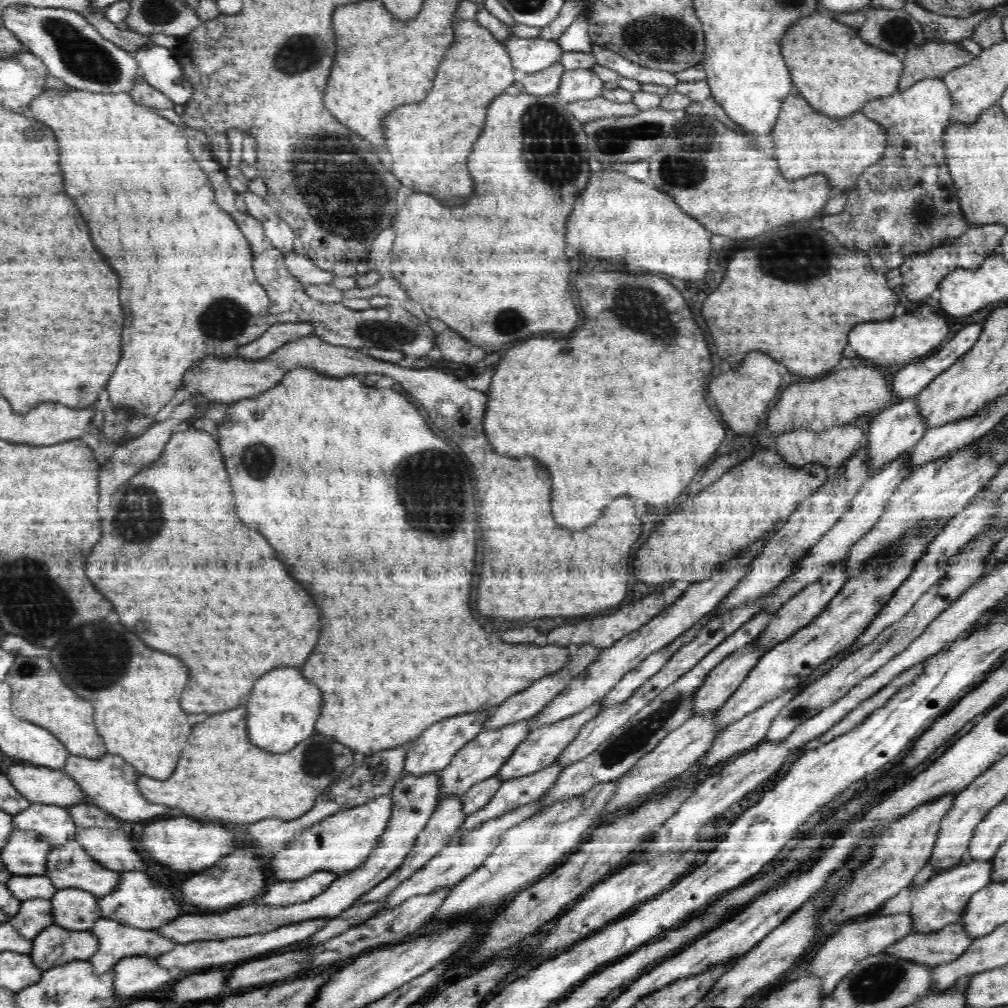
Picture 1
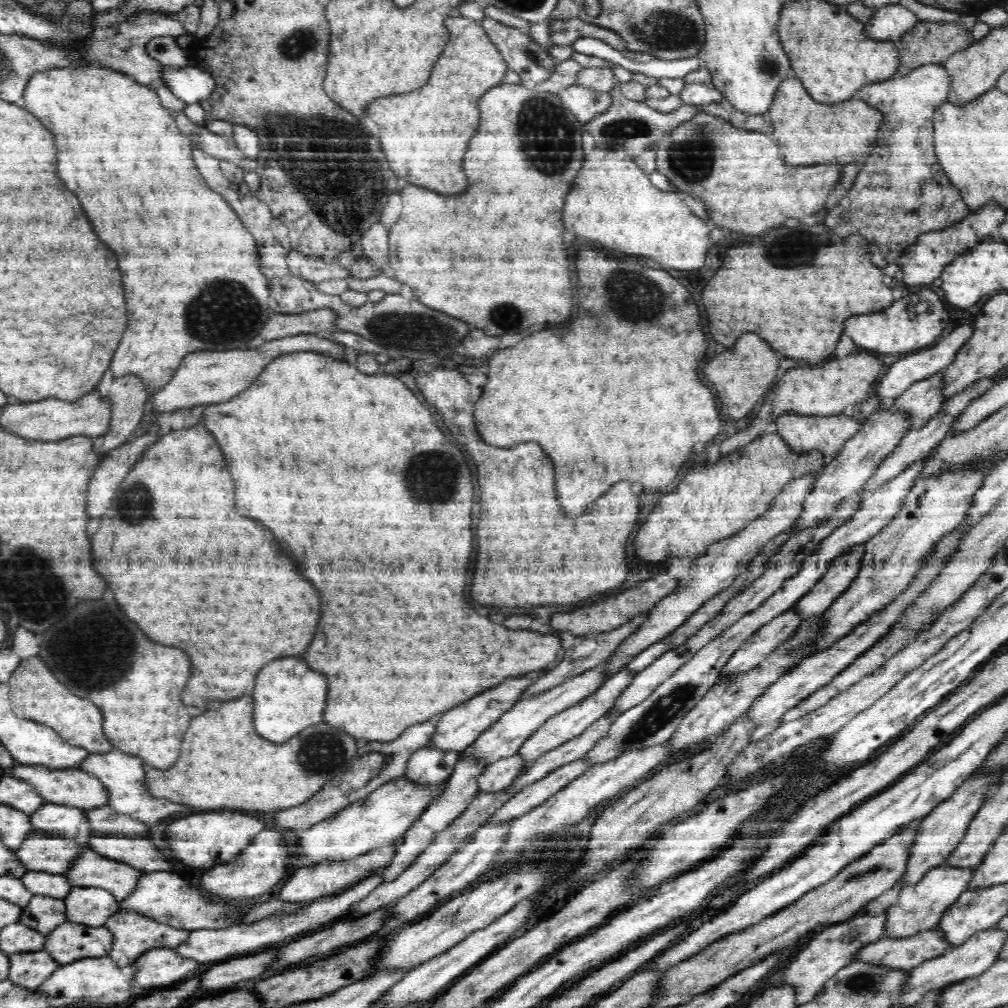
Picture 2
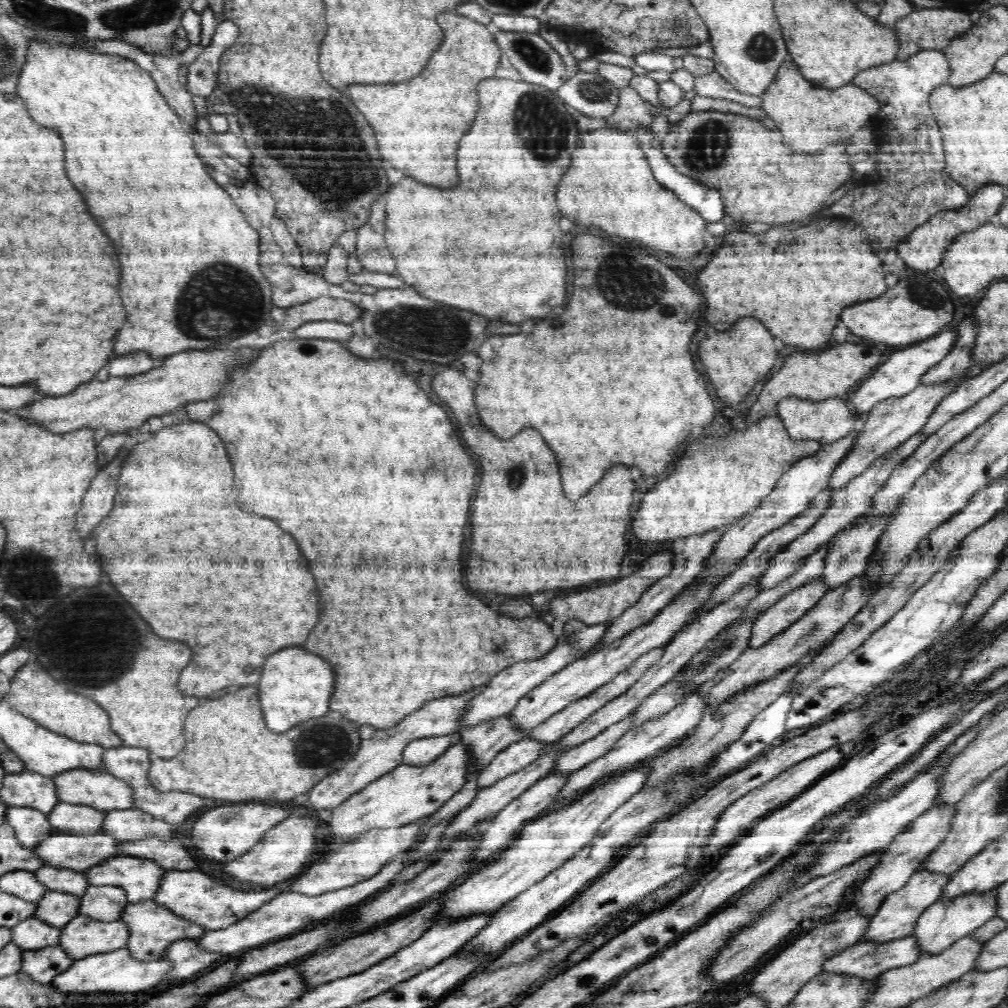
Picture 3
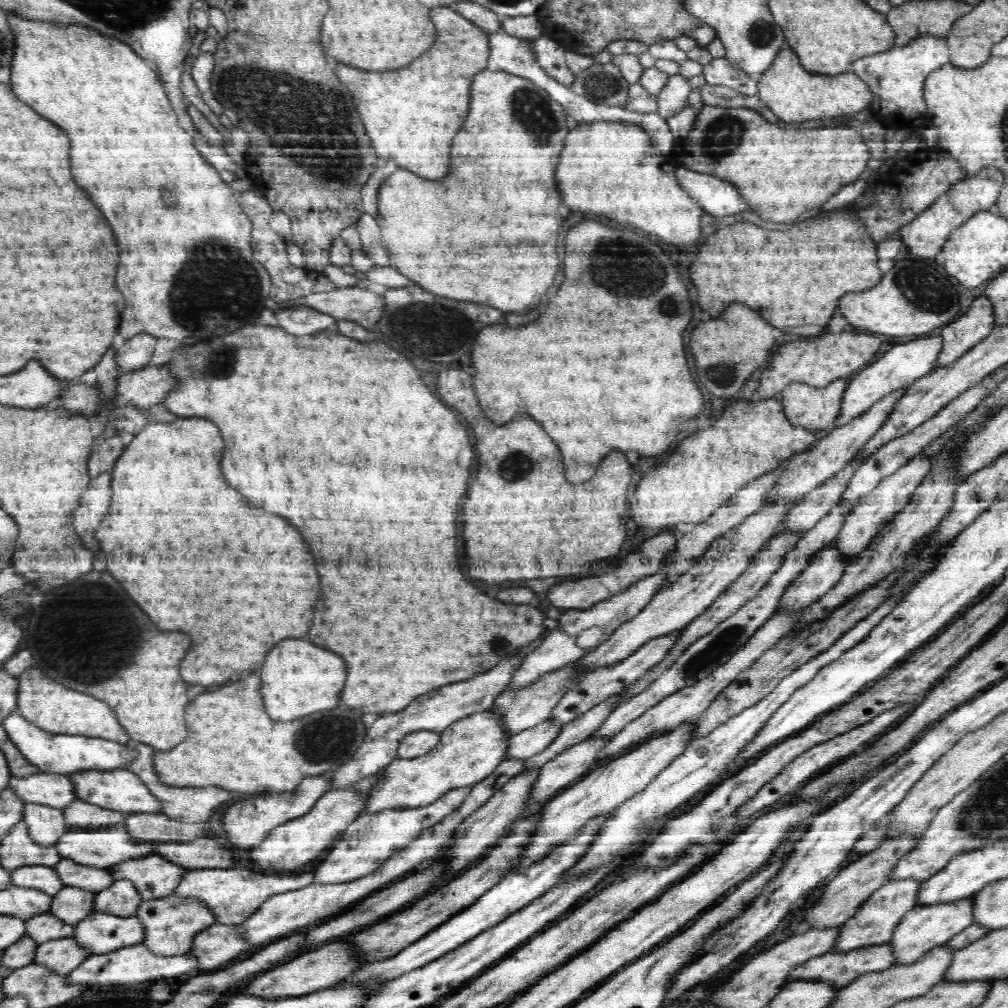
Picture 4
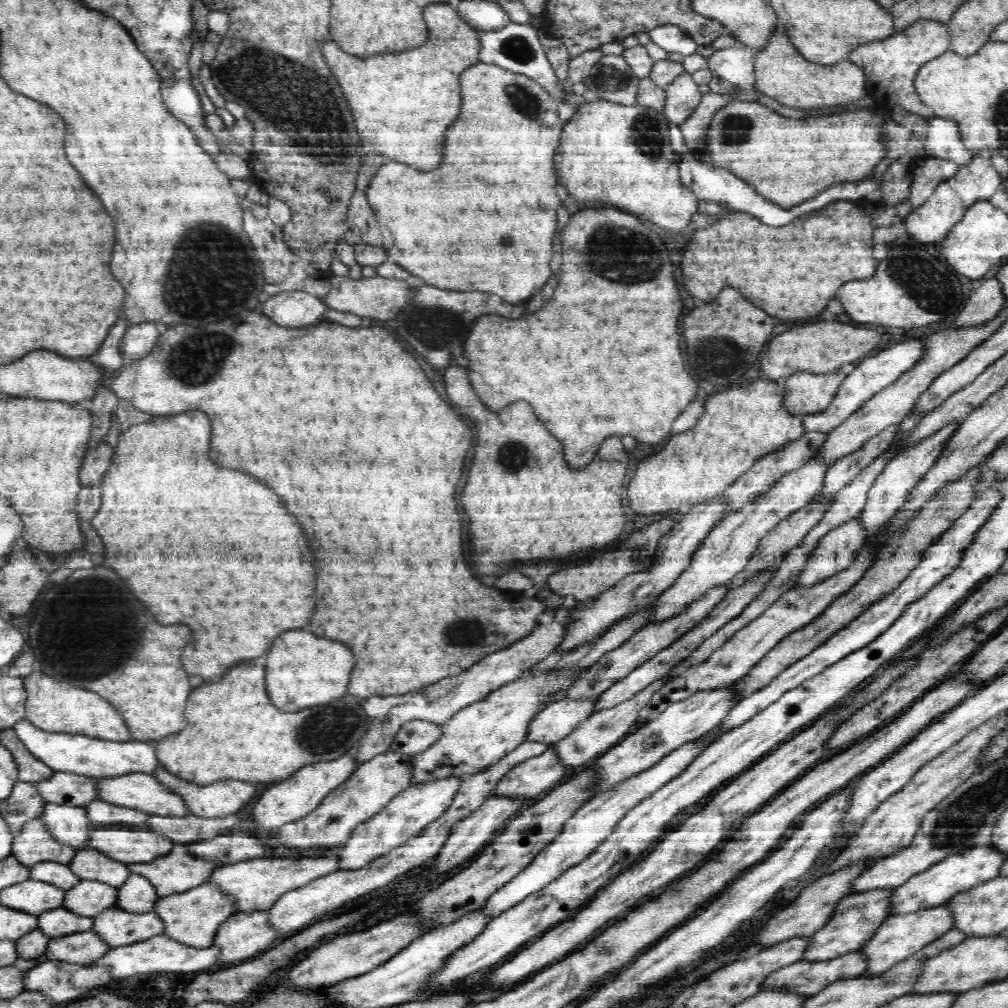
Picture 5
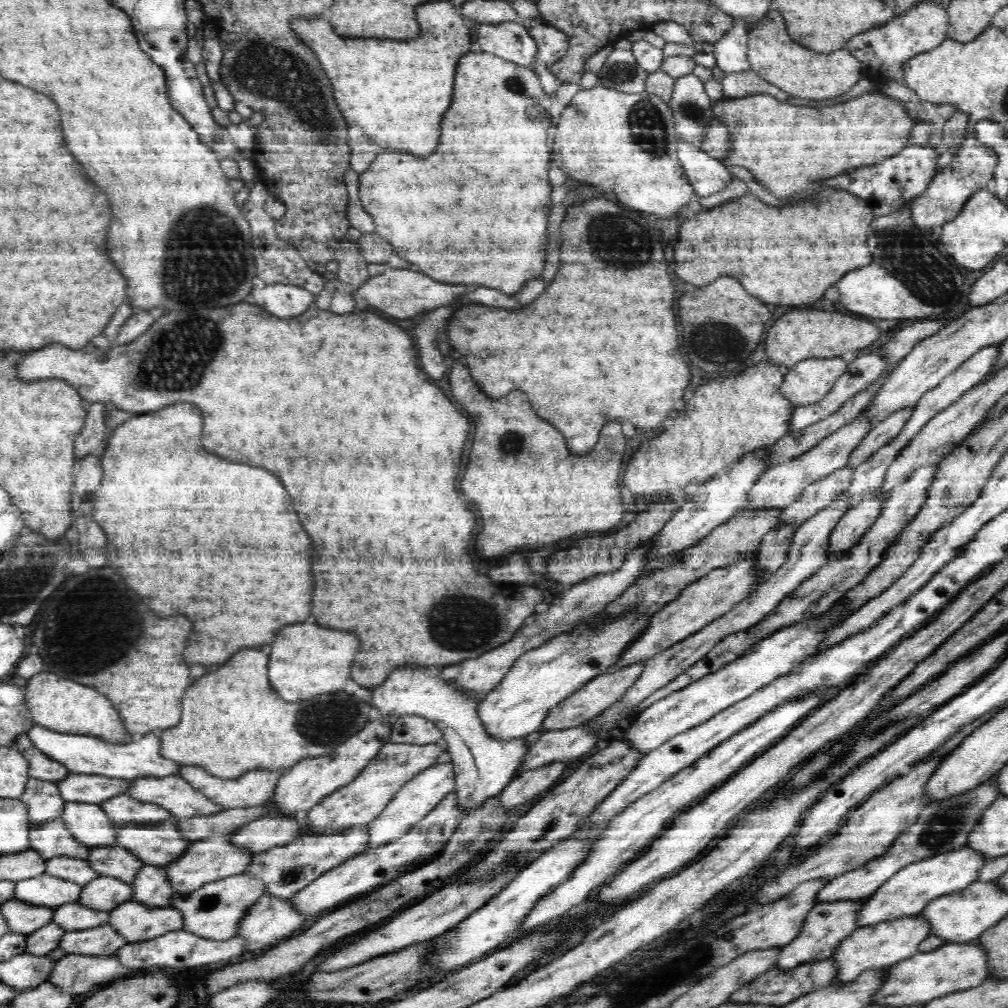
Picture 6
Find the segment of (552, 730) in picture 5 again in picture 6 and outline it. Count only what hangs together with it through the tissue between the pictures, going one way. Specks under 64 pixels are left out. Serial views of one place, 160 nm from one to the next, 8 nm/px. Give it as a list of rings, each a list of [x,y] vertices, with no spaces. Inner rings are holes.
[[[638,662],[638,664],[630,664],[626,668],[620,670],[611,670],[604,672],[590,682],[584,684],[576,692],[573,692],[566,700],[563,700],[556,707],[549,710],[549,714],[542,721],[540,732],[548,730],[566,730],[566,728],[574,728],[578,724],[584,724],[594,716],[599,715],[604,709],[608,708],[611,704],[620,700],[624,696],[625,690],[632,686],[633,682],[642,674],[645,662]]]

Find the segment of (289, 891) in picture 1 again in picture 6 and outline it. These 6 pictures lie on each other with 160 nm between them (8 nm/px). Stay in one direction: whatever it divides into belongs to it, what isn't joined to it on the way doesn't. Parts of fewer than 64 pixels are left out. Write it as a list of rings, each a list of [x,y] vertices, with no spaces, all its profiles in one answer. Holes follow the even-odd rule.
[[[443,758],[438,764],[419,773],[412,778],[400,791],[398,791],[383,812],[370,823],[370,842],[367,848],[375,848],[376,845],[386,844],[396,837],[408,832],[412,826],[422,821],[444,796],[455,792],[456,774],[453,764],[449,759]]]

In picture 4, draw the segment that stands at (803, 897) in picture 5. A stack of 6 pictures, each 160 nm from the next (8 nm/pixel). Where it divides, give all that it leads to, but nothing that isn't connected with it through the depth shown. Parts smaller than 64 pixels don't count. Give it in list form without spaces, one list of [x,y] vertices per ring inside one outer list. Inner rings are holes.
[[[922,833],[907,836],[902,834],[900,838],[890,839],[884,844],[880,844],[876,850],[864,855],[858,862],[849,860],[844,865],[844,870],[840,869],[840,874],[835,873],[836,878],[831,878],[832,882],[824,888],[824,894],[820,896],[820,900],[814,904],[814,908],[808,912],[806,920],[810,924],[824,924],[824,926],[838,927],[844,924],[846,920],[852,916],[860,905],[867,900],[875,889],[882,888],[882,885],[891,882],[888,879],[889,870],[893,867],[896,861],[904,854],[908,853],[919,842]]]

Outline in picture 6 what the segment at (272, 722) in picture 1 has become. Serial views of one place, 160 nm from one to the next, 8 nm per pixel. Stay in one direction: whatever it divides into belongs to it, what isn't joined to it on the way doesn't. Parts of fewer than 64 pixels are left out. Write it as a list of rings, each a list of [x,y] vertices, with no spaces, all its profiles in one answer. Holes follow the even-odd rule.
[[[290,624],[282,628],[272,642],[270,684],[282,700],[310,700],[314,696],[344,688],[350,678],[350,666],[360,648],[358,638],[344,630],[326,630],[316,624]]]

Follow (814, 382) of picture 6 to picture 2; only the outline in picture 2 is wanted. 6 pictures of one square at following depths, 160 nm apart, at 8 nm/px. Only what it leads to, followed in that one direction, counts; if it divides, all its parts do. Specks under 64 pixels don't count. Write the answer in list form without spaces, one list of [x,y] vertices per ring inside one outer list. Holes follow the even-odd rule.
[[[786,413],[775,421],[777,432],[789,447],[797,452],[818,449],[827,459],[838,456],[843,444],[860,429],[860,422],[848,414],[831,414],[830,416],[810,416],[809,414]]]

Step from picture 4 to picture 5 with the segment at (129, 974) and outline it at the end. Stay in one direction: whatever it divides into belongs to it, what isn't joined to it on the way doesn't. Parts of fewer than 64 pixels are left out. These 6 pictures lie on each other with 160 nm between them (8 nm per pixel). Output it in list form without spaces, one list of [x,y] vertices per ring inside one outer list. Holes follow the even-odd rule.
[[[158,935],[145,941],[110,949],[104,956],[88,965],[108,966],[112,979],[130,978],[134,974],[148,974],[148,972],[196,972],[218,964],[222,949],[217,946],[194,948],[193,945],[182,944],[173,937]]]

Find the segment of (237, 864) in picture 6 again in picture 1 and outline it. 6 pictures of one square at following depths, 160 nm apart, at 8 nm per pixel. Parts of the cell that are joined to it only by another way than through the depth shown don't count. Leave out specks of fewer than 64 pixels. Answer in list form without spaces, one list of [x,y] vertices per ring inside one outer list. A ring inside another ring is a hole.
[[[74,838],[61,845],[53,845],[48,856],[48,868],[44,874],[50,878],[57,890],[66,888],[80,888],[86,892],[94,893],[98,898],[112,894],[121,886],[122,873],[114,872],[100,865],[90,856],[90,853]]]

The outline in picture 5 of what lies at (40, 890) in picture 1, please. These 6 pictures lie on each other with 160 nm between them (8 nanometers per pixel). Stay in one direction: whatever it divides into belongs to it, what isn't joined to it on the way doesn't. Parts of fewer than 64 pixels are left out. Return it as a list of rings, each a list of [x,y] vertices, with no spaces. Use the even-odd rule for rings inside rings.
[[[80,848],[77,855],[70,860],[68,868],[80,880],[102,881],[117,886],[125,884],[132,871],[128,863],[106,856],[100,849]]]

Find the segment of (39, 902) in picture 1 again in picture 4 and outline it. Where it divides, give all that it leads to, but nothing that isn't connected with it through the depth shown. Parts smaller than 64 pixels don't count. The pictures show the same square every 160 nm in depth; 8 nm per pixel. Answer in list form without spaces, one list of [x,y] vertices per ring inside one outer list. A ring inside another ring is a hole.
[[[65,887],[52,897],[52,906],[48,911],[70,924],[77,924],[94,912],[96,892],[93,890]]]

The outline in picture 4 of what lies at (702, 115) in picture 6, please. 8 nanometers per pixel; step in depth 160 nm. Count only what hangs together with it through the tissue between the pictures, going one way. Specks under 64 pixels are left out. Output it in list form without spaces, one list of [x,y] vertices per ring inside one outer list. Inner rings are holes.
[[[680,74],[672,75],[666,86],[657,94],[657,113],[665,119],[672,118],[688,107],[688,94],[692,88],[688,79]]]

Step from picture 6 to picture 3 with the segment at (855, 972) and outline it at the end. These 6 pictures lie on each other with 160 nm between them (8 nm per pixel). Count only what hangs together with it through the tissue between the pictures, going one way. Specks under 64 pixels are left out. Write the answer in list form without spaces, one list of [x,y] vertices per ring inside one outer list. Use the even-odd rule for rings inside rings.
[[[995,890],[957,896],[952,899],[940,898],[938,902],[930,904],[919,914],[914,929],[911,930],[911,938],[914,938],[915,946],[918,946],[919,952],[933,955],[950,948],[954,941],[972,934],[976,928],[984,926],[984,923],[992,918],[996,918]]]

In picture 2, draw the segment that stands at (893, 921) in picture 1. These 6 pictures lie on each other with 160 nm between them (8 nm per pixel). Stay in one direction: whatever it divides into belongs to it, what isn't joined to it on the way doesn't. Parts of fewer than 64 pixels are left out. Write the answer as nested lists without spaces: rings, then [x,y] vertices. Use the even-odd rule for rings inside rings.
[[[885,912],[876,914],[876,916],[861,913],[856,917],[851,917],[850,920],[840,921],[838,926],[826,928],[810,938],[808,946],[792,960],[792,964],[786,968],[786,974],[784,974],[784,982],[792,984],[790,988],[793,988],[793,994],[795,994],[794,1002],[799,1005],[806,1004],[823,988],[826,980],[834,977],[841,968],[854,962],[855,954],[860,948],[872,941],[886,938],[886,935],[883,934],[885,921]]]

